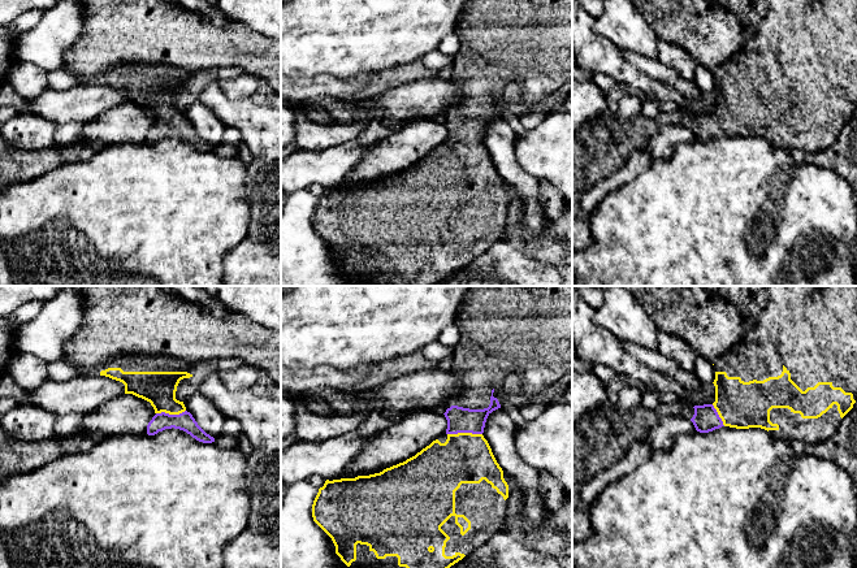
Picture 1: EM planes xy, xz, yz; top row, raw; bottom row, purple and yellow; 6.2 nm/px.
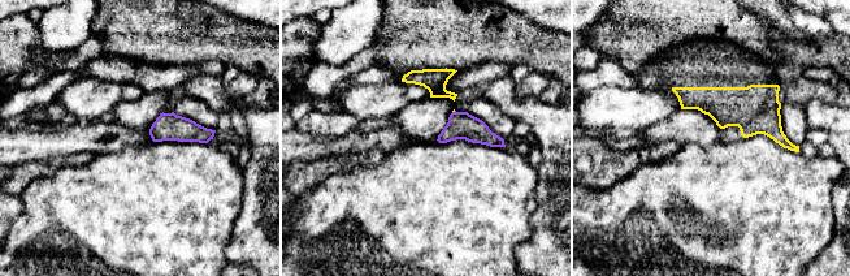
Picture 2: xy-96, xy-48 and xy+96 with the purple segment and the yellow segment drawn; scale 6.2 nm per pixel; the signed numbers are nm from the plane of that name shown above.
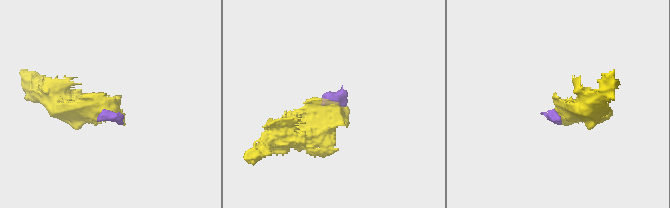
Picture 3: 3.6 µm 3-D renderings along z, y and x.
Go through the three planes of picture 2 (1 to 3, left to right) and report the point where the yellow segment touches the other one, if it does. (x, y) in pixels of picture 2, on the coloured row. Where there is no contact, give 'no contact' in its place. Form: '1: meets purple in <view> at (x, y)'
1: no contact
2: meets purple in xy-48 at (455, 111)
3: no contact

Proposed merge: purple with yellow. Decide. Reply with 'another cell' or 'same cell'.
same cell

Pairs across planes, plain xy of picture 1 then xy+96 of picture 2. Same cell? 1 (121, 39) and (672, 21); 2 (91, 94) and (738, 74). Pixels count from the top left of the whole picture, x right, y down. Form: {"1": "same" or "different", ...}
{"1": "same", "2": "different"}

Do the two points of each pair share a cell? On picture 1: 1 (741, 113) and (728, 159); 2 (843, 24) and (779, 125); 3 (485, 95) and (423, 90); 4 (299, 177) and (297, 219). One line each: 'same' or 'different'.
1: different
2: same
3: different
4: different

